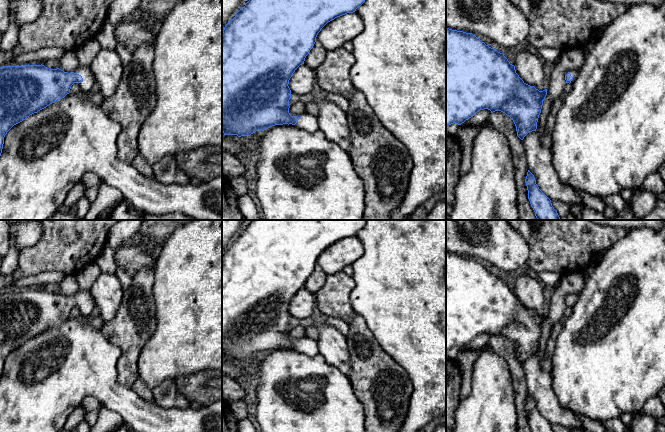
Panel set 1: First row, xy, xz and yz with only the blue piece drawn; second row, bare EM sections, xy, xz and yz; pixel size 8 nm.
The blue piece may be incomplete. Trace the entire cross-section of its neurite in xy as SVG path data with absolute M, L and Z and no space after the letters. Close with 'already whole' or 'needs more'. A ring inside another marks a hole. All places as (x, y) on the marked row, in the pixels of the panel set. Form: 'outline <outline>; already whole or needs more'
outline M44 65L5 66L0 68L0 156L4 137L16 124L30 115L57 102L70 93L74 83L82 83L86 92L95 88L95 77L90 66L79 66L74 72L49 69Z; needs more

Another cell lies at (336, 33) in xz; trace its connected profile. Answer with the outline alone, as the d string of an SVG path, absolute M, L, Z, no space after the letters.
M347 13L328 22L318 33L318 40L326 50L335 50L352 41L364 29L362 18L356 13Z

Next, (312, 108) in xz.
M312 101L305 104L305 114L314 116L317 116L319 114L319 106L316 104L316 102Z

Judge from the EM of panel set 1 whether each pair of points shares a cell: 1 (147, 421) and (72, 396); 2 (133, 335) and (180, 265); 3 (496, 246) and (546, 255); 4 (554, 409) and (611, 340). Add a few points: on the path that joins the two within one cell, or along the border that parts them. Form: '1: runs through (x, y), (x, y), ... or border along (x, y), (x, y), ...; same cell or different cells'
1: runs through (128, 405), (106, 390), (91, 390); same cell
2: border along (154, 280), (154, 328); different cells
3: border along (518, 231), (529, 248), (527, 266); different cells
4: border along (551, 382), (557, 401), (574, 415); different cells

